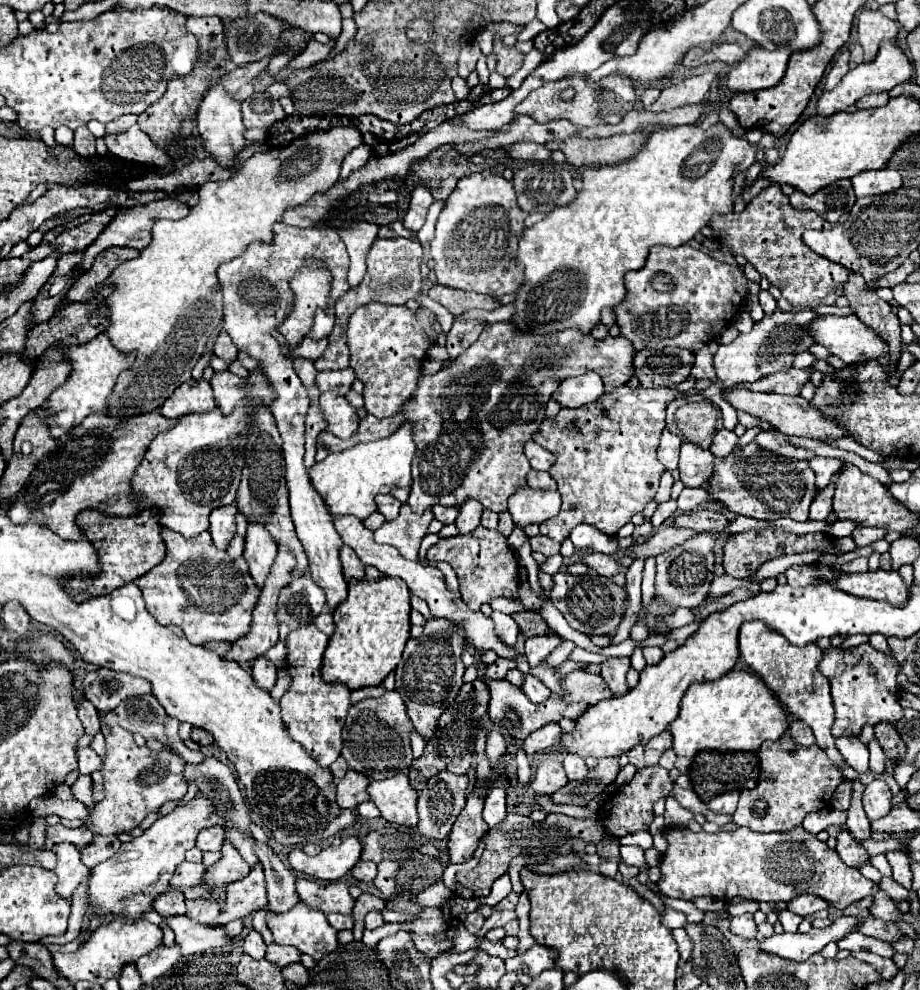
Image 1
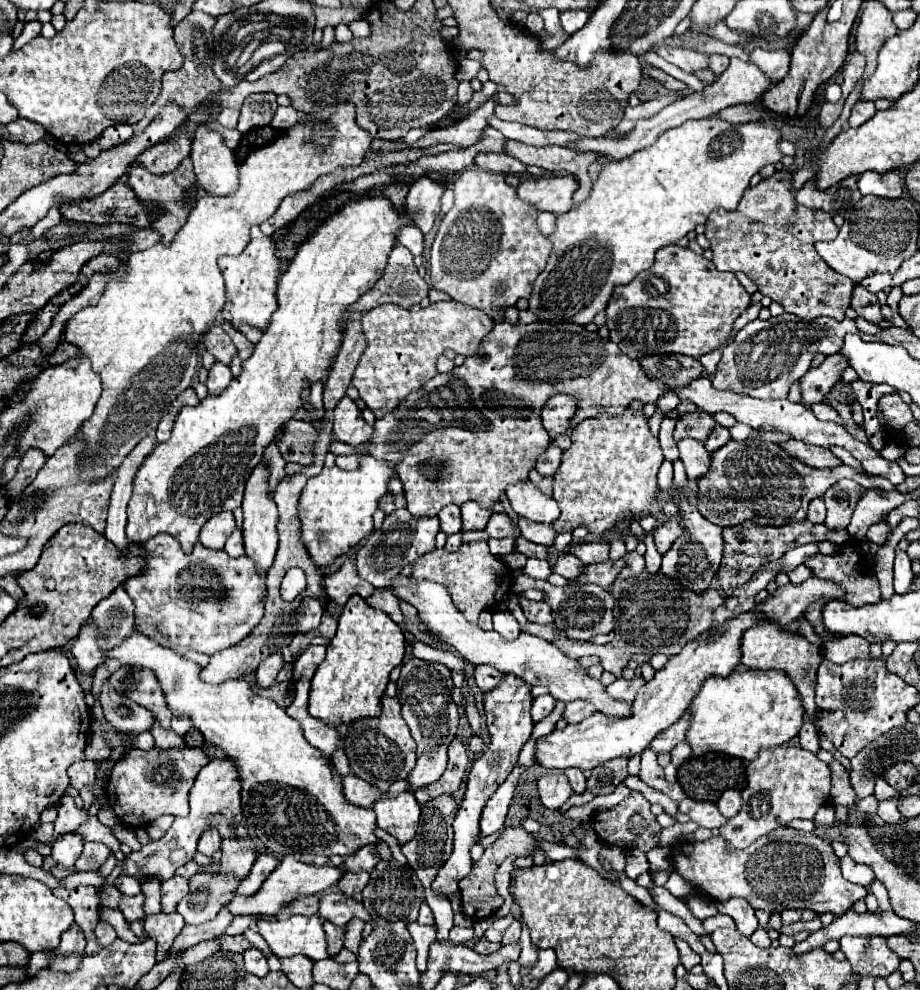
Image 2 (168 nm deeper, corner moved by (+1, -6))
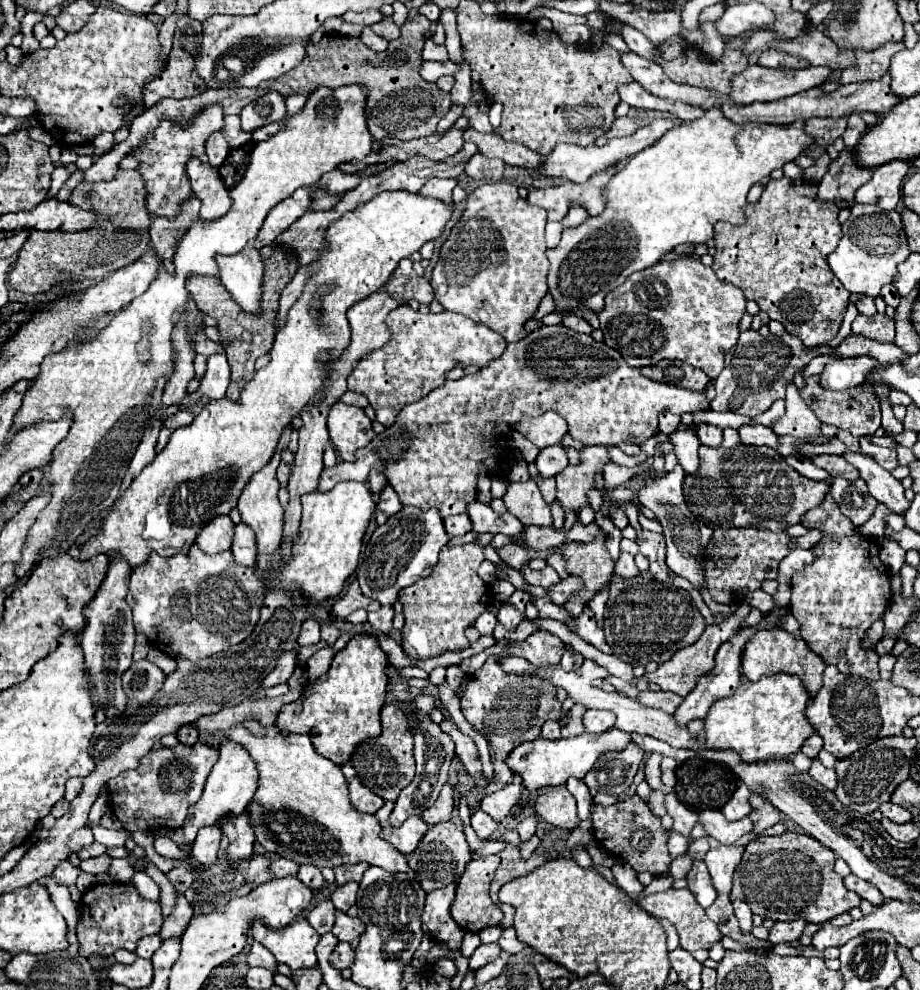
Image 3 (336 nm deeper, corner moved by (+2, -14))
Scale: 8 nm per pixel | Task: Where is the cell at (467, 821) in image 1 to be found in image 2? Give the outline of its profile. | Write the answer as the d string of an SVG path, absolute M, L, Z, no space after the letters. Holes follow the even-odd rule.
M503 674L501 682L495 688L483 692L485 724L487 724L491 740L489 740L489 746L483 750L483 754L473 762L473 766L469 770L467 790L465 790L459 814L453 820L453 828L455 828L455 848L453 848L453 854L445 862L445 868L439 870L437 878L431 884L433 892L441 894L447 900L453 894L457 894L457 882L461 878L465 878L469 874L469 870L471 870L469 846L475 842L475 838L479 834L479 818L481 818L481 810L483 810L485 802L495 794L495 790L501 786L501 782L505 782L505 778L509 776L509 772L517 764L517 756L519 756L523 744L531 738L531 732L533 732L531 704L533 704L531 684L527 684L525 680L517 678L515 674Z

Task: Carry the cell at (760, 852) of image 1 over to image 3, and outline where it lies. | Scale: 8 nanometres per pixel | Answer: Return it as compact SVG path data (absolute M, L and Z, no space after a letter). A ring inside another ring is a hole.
M786 832L782 836L760 836L752 840L742 856L742 862L736 868L733 875L733 886L730 890L730 900L744 900L752 914L758 914L762 918L772 918L772 920L796 920L802 918L806 922L814 924L824 924L832 920L838 914L850 912L854 906L860 906L860 896L856 892L846 890L842 884L842 876L834 872L834 852L822 846L816 838L808 834L796 834L796 832Z

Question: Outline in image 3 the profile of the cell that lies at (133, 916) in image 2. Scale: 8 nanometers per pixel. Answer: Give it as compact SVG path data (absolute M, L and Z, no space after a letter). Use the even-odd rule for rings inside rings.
M94 884L84 892L80 902L80 922L78 922L78 942L80 956L112 956L118 948L136 950L136 942L144 936L158 934L162 926L162 912L158 902L142 898L132 884Z

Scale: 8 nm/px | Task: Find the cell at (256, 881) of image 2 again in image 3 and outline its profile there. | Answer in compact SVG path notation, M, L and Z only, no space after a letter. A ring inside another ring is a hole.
M278 858L278 860L274 860L272 864L270 864L270 872L278 878L278 876L294 876L296 872L298 872L298 864L296 862L292 862L292 860L286 860L286 858Z

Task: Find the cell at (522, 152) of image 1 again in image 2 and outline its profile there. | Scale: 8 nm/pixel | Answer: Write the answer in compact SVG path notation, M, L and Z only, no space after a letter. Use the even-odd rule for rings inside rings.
M487 152L487 154L477 154L475 164L483 170L489 172L503 172L503 174L521 174L527 170L525 164L519 160L507 156L505 152Z

